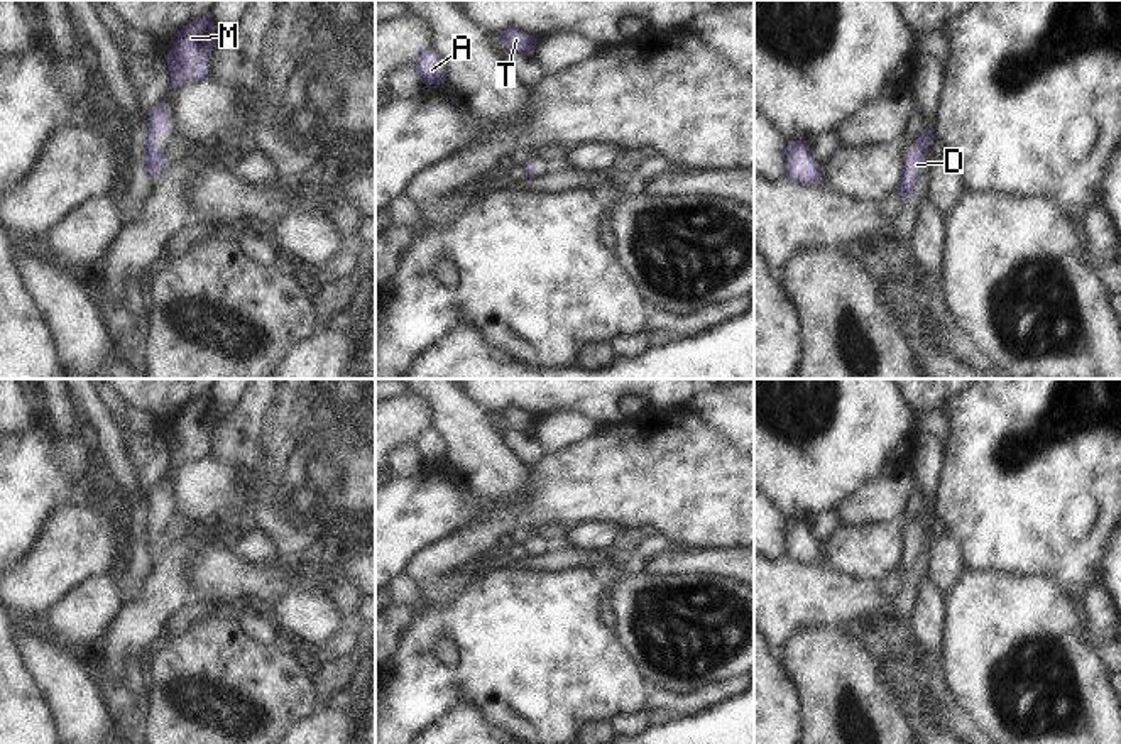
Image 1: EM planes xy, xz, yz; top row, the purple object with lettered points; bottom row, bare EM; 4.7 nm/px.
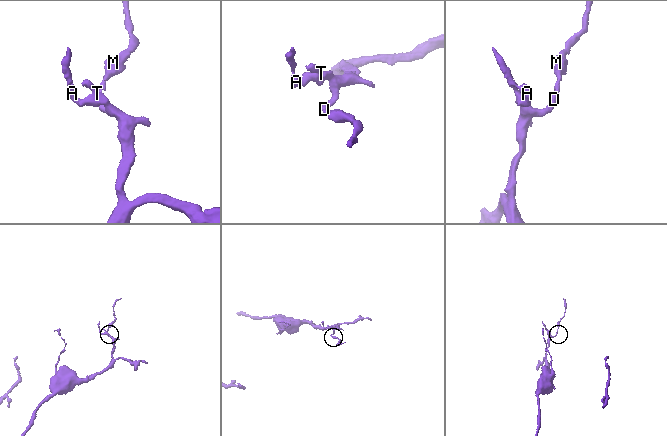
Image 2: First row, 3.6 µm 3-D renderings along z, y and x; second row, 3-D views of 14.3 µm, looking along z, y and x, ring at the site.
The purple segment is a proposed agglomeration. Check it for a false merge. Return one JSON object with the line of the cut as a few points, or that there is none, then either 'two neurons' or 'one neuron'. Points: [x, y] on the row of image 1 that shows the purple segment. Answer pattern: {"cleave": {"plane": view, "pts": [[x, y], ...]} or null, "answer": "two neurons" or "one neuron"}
{"cleave": null, "answer": "one neuron"}

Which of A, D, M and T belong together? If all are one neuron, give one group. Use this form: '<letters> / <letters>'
A D M T

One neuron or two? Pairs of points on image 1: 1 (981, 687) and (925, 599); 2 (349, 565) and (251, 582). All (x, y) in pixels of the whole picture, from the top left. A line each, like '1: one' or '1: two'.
1: two
2: one

